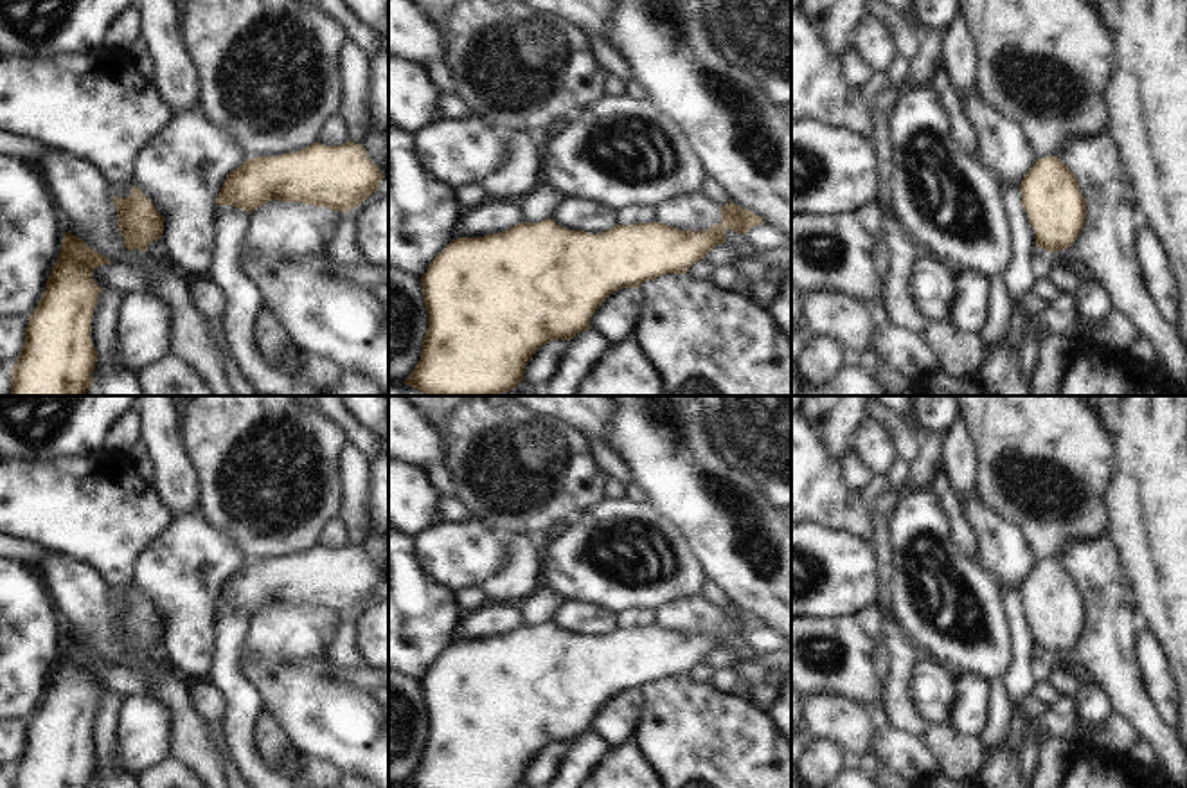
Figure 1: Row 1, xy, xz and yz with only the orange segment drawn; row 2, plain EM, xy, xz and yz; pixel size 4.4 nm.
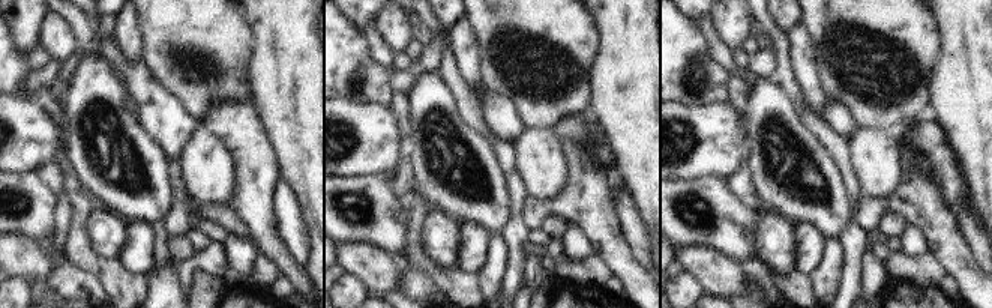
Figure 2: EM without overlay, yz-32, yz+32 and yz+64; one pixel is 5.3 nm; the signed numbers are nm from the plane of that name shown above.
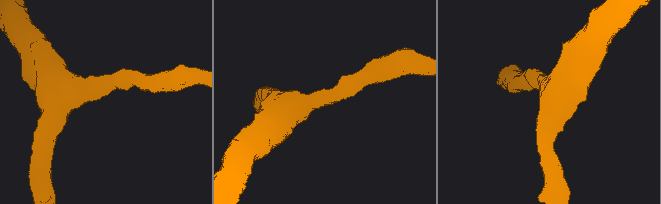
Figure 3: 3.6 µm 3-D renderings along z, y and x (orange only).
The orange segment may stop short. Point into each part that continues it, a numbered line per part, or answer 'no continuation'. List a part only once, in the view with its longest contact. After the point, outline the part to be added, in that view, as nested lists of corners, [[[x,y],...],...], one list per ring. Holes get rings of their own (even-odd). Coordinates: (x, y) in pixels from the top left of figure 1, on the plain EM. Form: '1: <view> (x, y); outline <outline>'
no continuation

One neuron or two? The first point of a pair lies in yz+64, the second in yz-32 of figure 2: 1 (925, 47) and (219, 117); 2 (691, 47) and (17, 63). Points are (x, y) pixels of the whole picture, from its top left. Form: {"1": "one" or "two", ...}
{"1": "two", "2": "one"}

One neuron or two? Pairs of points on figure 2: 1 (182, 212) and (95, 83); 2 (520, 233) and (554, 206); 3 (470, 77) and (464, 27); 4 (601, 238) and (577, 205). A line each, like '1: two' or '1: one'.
1: two
2: two
3: one
4: one

